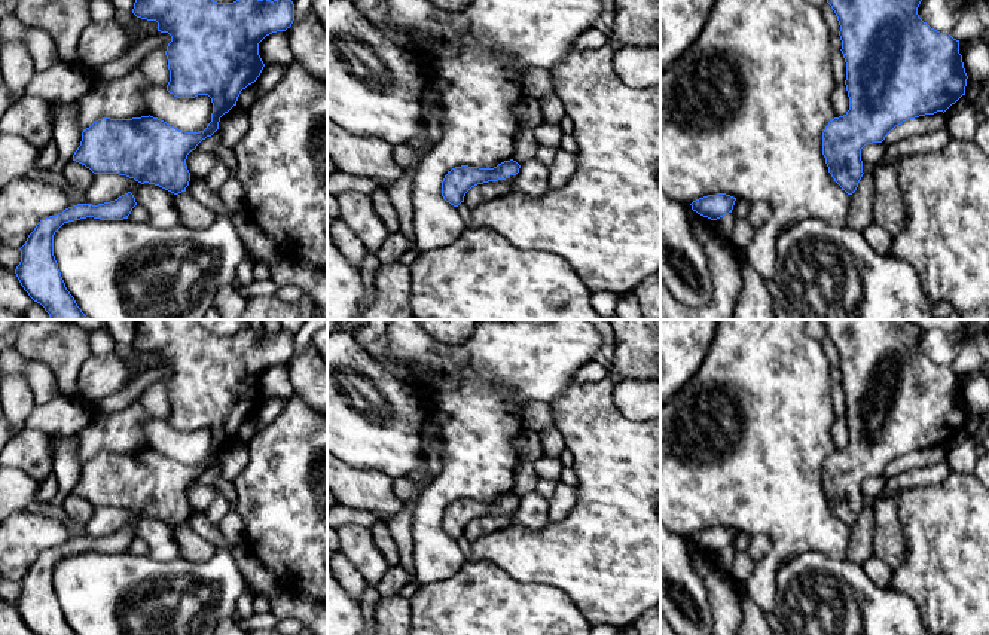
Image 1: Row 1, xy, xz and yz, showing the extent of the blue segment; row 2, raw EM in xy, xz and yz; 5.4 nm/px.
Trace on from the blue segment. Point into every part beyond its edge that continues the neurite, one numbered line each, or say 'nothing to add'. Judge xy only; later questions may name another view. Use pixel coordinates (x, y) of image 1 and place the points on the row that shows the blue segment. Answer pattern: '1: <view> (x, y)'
nothing to add

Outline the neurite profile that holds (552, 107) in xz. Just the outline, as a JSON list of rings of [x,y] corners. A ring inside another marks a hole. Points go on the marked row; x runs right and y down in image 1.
[[[555,92],[540,98],[540,109],[543,122],[547,123],[559,123],[559,120],[567,115],[562,100]]]

